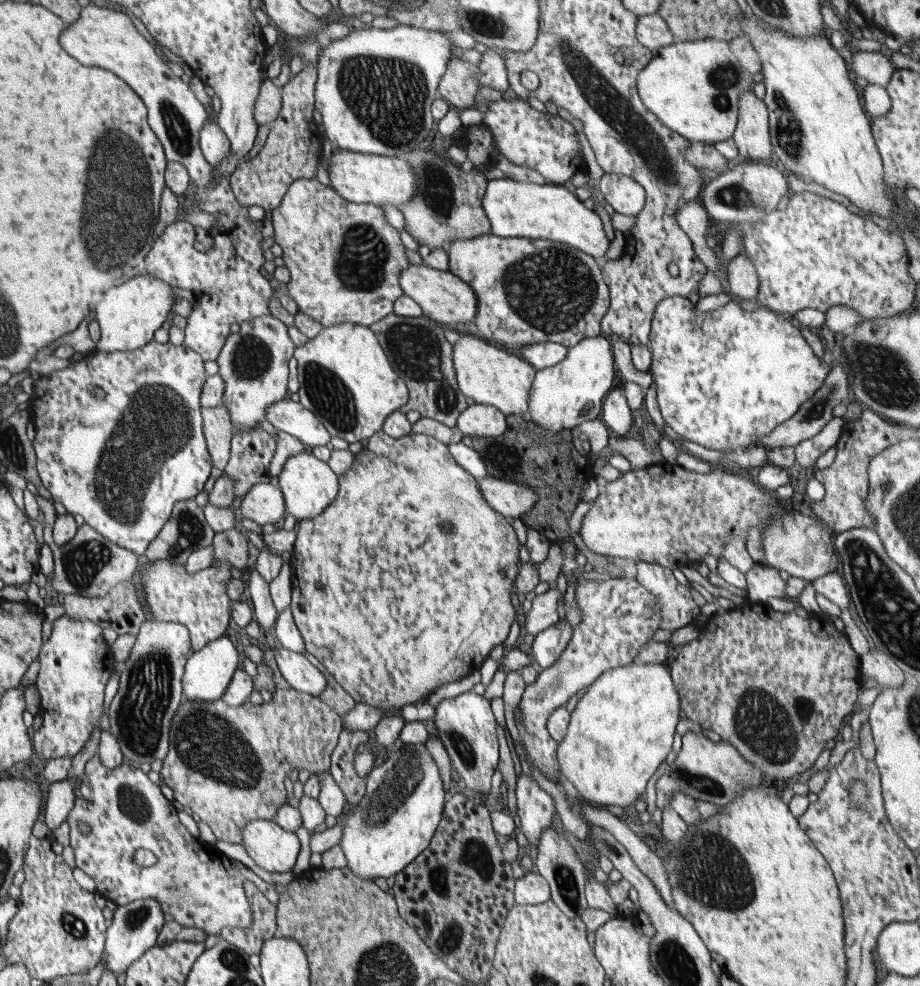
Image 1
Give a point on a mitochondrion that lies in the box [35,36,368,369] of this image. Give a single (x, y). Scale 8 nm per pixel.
(119, 182)

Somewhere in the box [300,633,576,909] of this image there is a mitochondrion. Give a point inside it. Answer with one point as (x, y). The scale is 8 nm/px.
(405, 775)

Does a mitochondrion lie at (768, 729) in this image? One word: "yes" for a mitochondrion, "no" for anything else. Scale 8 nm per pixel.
yes

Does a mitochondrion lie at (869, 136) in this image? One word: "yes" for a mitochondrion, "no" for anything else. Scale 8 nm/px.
no

